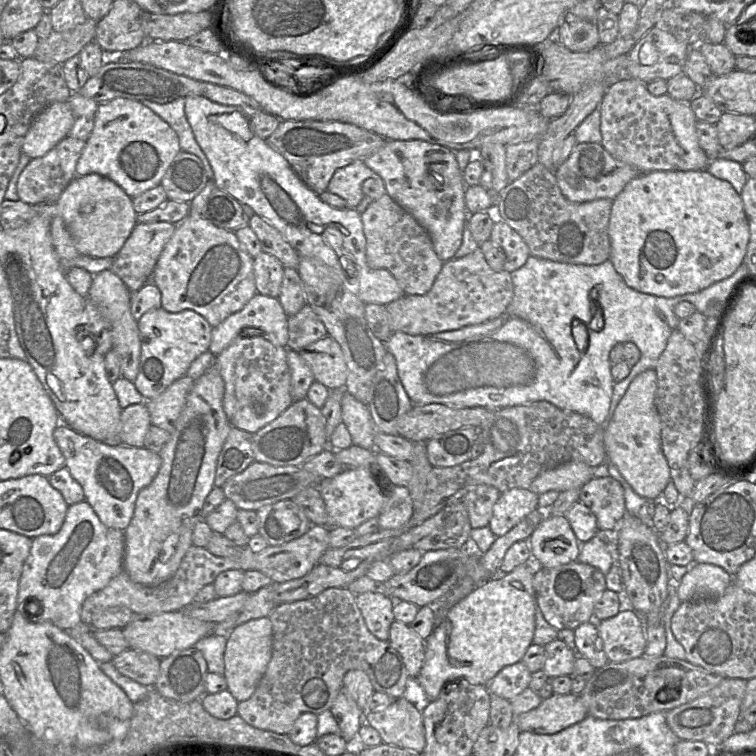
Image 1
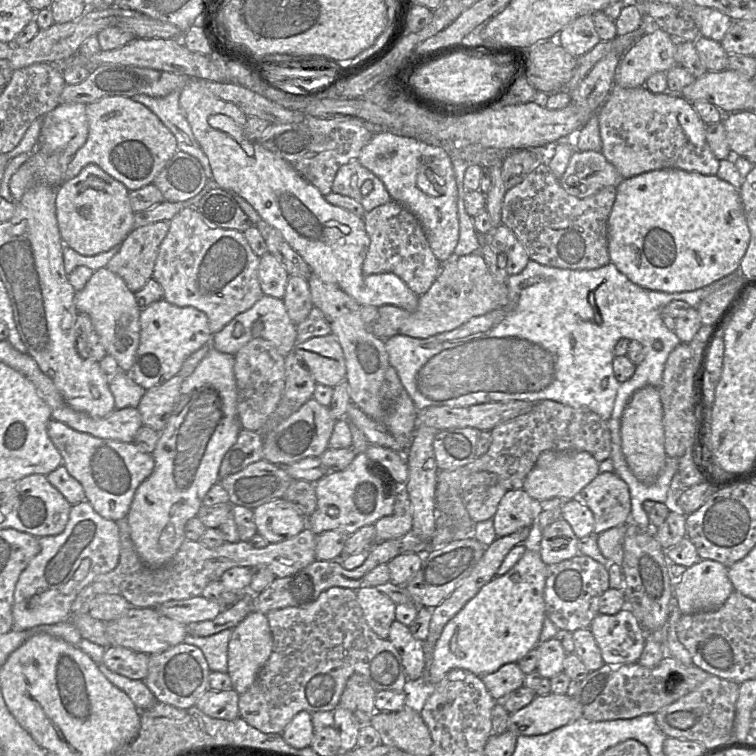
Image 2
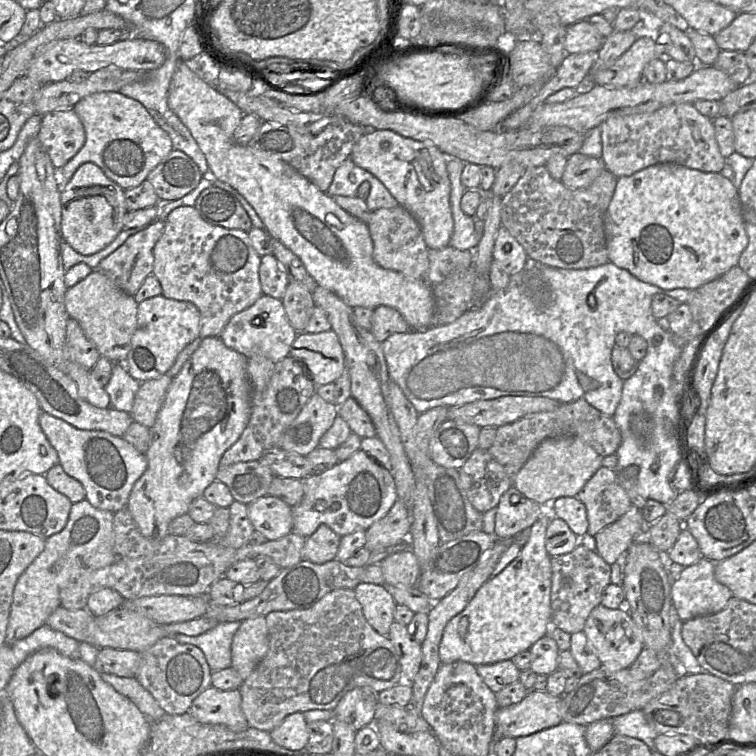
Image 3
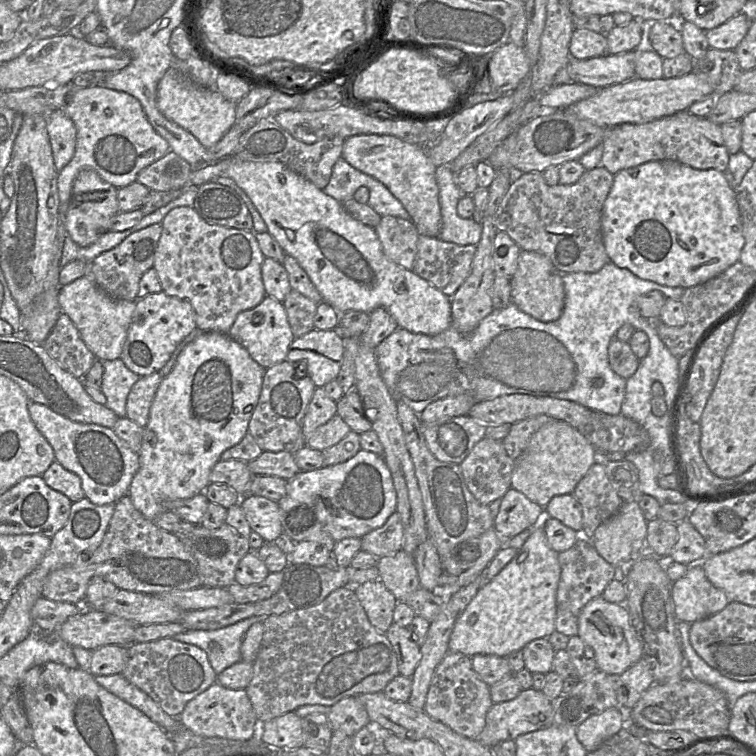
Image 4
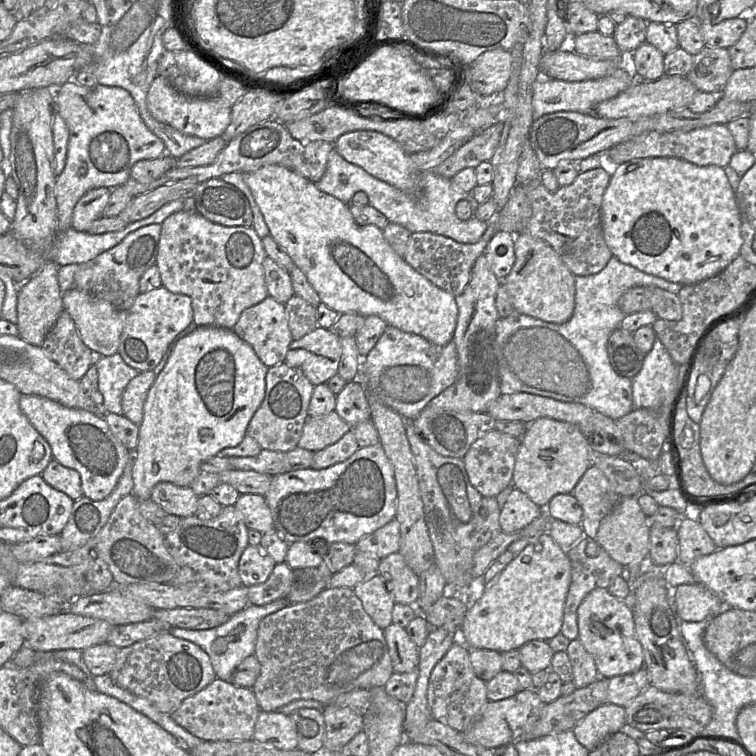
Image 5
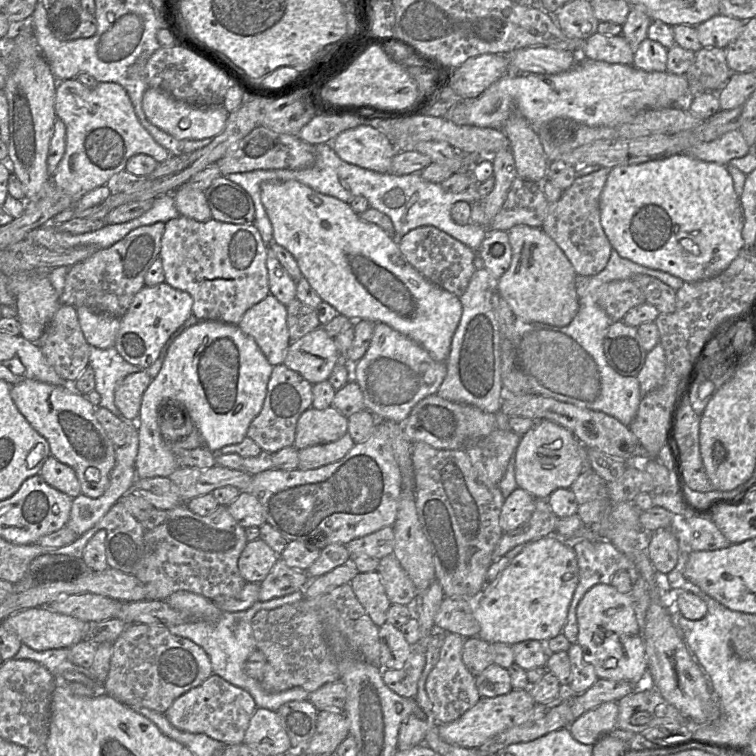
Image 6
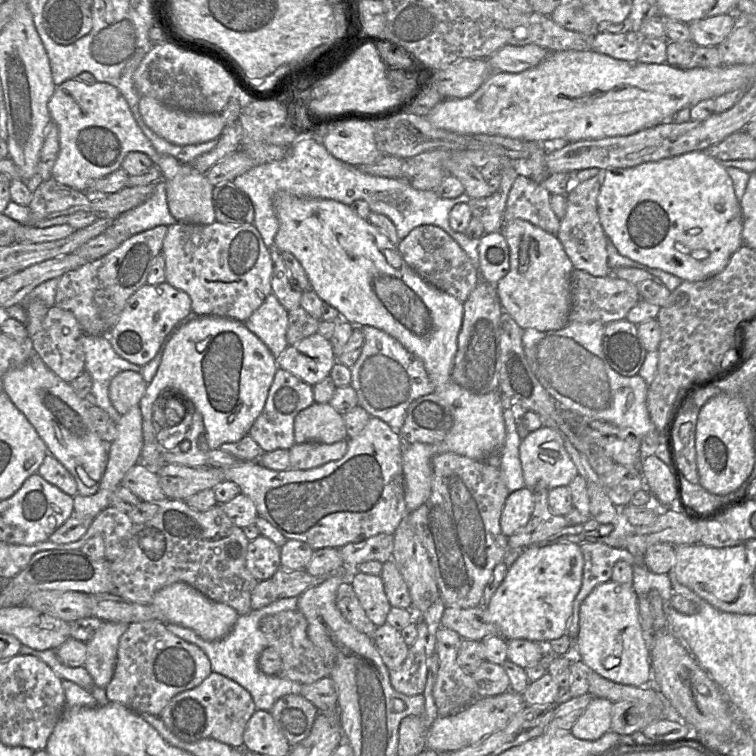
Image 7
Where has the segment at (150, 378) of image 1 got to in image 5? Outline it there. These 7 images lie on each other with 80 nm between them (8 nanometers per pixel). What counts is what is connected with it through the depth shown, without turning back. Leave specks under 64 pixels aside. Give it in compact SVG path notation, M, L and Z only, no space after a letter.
M160 286L139 293L128 310L120 337L118 353L130 367L140 372L153 371L175 337L194 321L192 300L189 296L175 294Z

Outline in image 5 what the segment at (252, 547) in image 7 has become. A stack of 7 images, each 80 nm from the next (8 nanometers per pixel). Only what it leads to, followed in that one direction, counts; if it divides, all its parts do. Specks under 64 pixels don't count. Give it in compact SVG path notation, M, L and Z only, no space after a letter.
M248 545L238 563L238 574L242 585L251 587L264 583L273 571L276 563L259 546Z

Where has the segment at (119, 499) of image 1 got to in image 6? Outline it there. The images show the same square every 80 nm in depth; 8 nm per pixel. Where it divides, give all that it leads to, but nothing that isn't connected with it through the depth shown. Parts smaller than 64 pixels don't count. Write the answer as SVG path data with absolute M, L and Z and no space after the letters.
M26 379L12 385L10 393L21 414L48 441L51 455L74 469L80 483L81 493L90 498L98 498L103 495L115 464L117 447L107 436L96 417L96 408L87 397L75 391L71 385L55 386L33 379Z

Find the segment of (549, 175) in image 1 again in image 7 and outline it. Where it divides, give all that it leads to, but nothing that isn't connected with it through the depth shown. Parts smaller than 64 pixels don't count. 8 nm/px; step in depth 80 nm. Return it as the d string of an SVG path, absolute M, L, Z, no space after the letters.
M601 175L572 185L566 194L566 212L560 219L560 227L556 236L561 242L574 269L583 270L593 276L604 277L611 275L608 264L607 242L597 207L597 197L601 187Z

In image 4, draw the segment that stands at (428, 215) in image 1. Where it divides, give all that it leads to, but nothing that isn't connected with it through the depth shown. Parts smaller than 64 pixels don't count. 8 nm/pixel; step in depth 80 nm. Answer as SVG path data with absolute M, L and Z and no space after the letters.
M354 135L344 140L342 158L357 170L384 184L409 213L419 235L438 237L442 227L436 166L424 146L405 142L395 136Z

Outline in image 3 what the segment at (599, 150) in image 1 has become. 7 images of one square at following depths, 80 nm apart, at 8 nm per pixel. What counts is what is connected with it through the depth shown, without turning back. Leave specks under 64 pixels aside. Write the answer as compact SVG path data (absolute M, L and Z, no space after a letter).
M576 152L568 157L561 182L569 189L588 187L606 169L602 158Z

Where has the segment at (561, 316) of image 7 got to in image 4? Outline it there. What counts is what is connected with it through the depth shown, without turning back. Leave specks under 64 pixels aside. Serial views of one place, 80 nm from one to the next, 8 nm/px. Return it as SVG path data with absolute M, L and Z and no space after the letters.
M521 250L517 270L511 277L511 302L521 311L539 321L557 320L563 312L565 303L562 273L546 256L537 252Z

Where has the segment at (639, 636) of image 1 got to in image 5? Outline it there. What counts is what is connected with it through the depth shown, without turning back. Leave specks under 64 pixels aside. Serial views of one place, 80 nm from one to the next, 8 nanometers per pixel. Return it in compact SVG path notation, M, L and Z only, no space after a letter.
M605 588L589 592L577 610L578 638L592 656L600 677L611 678L634 673L644 667L644 654L635 633L632 610Z

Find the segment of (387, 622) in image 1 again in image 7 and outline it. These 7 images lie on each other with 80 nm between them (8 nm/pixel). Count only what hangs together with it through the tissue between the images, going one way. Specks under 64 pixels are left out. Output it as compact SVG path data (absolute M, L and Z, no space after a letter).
M353 572L349 581L365 610L376 627L386 623L391 605L384 591L381 575Z

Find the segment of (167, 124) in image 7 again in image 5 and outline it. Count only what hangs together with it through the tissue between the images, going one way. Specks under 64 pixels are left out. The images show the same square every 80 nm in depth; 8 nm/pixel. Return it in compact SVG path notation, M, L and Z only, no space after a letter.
M157 75L147 93L146 104L150 114L158 121L168 124L178 131L197 136L205 141L222 135L230 123L231 107L218 95L189 97L176 90L169 81Z

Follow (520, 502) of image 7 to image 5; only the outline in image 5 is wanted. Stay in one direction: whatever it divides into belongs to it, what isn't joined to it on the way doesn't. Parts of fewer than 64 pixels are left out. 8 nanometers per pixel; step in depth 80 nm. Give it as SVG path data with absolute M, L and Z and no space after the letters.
M514 488L499 516L499 525L504 533L514 533L540 516L544 509L536 505L525 493Z

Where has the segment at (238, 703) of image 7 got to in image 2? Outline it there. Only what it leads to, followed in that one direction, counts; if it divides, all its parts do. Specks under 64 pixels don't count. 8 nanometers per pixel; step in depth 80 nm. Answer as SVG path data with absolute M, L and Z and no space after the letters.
M234 690L206 691L197 701L196 707L204 714L221 720L235 720L239 715L239 694Z

